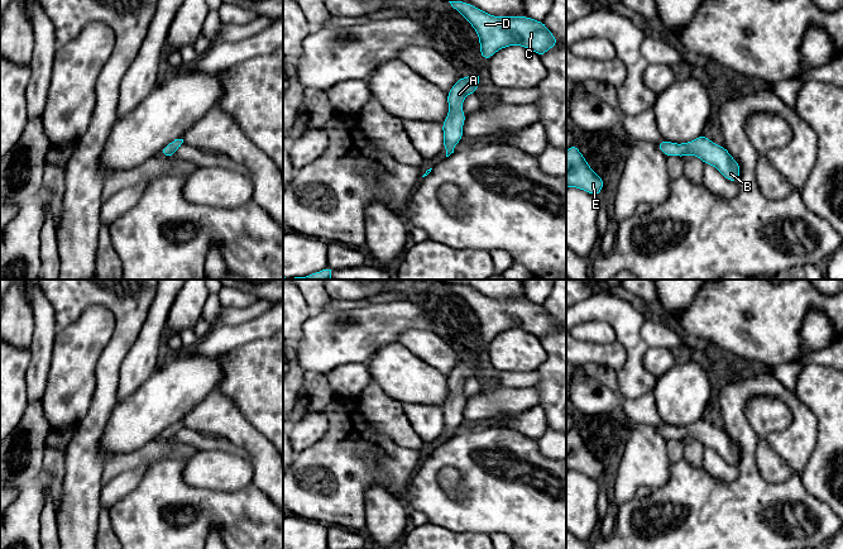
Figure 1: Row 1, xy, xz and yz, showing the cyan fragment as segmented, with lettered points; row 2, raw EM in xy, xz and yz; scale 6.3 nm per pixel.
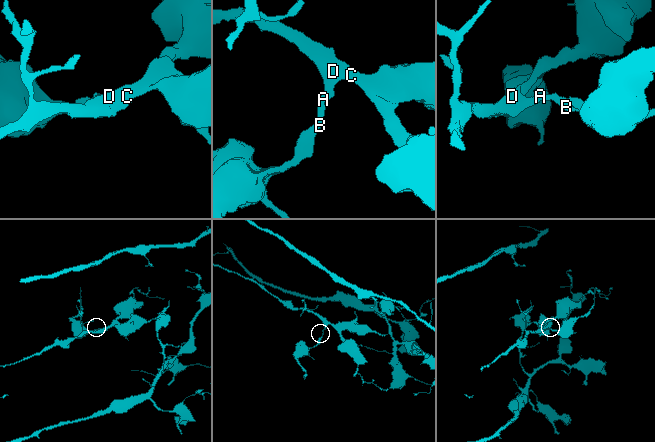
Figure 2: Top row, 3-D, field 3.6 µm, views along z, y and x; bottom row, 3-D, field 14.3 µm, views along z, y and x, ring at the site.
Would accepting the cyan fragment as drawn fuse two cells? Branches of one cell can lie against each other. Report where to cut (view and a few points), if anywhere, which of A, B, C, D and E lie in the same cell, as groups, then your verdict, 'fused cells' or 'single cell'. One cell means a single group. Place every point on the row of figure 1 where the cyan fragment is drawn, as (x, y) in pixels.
no cut; A B C D E; single cell

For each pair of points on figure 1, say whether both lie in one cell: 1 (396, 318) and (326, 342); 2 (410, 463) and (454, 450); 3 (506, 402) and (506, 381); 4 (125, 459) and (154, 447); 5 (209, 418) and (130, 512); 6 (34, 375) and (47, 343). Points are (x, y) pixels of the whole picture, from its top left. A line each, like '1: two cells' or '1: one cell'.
1: one cell
2: two cells
3: two cells
4: one cell
5: two cells
6: one cell

